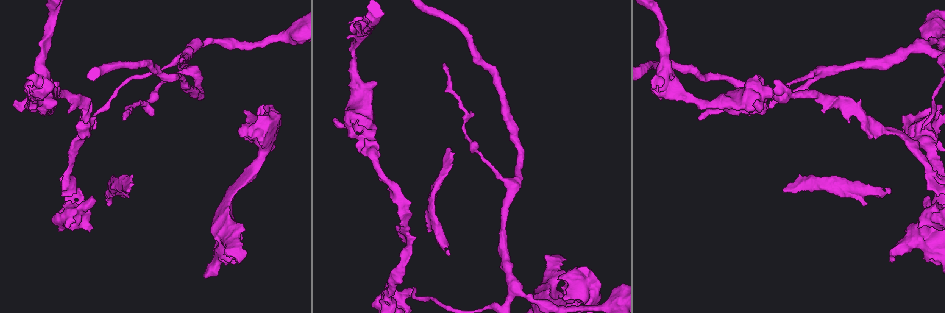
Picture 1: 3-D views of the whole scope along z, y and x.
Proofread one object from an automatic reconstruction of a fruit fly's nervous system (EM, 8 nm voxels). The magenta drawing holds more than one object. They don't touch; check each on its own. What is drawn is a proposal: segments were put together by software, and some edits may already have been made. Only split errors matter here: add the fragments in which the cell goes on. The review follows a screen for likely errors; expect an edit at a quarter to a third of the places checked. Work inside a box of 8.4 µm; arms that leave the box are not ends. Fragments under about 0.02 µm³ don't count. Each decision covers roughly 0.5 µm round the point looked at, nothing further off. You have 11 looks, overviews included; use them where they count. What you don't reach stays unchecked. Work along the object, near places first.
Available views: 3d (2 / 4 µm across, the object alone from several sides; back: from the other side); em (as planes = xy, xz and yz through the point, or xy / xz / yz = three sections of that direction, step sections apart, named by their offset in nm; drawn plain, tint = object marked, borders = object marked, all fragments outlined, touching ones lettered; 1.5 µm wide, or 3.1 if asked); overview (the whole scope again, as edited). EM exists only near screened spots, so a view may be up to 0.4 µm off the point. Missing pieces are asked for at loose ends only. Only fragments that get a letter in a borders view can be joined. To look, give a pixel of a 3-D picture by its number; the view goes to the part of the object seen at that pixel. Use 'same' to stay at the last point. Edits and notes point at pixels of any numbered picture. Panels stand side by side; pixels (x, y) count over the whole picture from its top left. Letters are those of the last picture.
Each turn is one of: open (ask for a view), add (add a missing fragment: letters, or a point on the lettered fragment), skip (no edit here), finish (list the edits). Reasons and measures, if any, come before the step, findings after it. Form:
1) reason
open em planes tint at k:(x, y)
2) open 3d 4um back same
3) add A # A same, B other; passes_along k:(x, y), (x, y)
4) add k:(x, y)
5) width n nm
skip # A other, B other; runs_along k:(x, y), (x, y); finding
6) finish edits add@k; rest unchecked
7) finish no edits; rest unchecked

branch stops here
open em planes borders at 1:(920, 224)

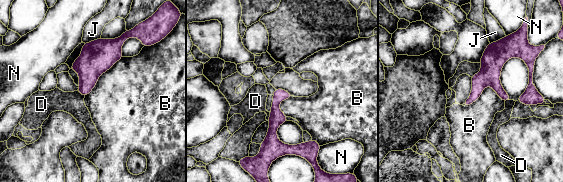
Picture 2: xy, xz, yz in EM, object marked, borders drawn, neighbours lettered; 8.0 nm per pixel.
skip # B other, D other, J other, N other; runs_along 2:(491, 45), (527, 62), (534, 97); no lettered fragment goes on from it

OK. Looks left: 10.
branch stops here
open 3d 2um at 1:(107, 205)

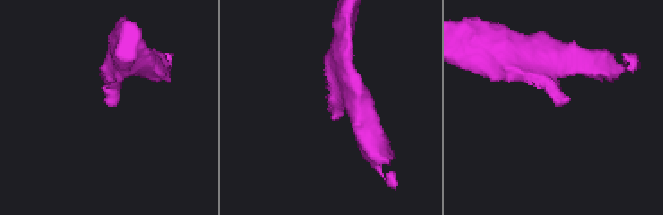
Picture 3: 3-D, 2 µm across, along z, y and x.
open em xy step 4 borders at 3:(108, 101)

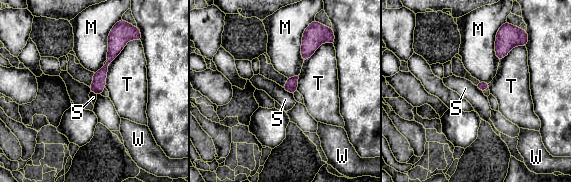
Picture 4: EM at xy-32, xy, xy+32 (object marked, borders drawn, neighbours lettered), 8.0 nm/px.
cut it another way
open em planes borders same

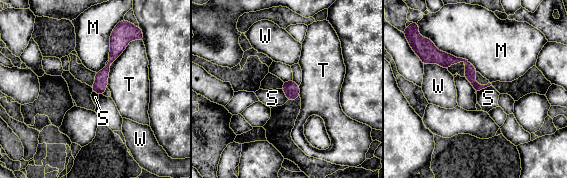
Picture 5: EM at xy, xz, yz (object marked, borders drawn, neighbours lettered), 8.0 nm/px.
skip # M other, S other, T other, W other; runs_along 5:(116, 32), (116, 50), (100, 92); no lettered fragment goes on from it

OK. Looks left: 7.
branch stops here
open 3d 2um at 1:(448, 147)

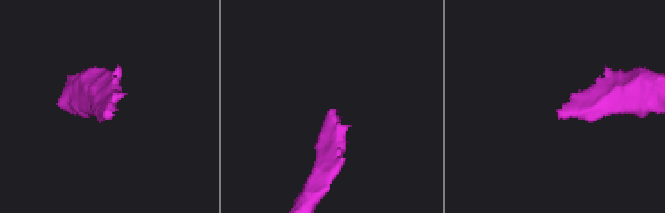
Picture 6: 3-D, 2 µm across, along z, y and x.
now the EM
open em planes borders at 6:(558, 109)

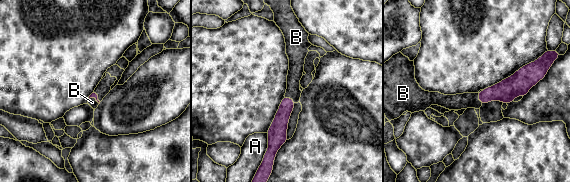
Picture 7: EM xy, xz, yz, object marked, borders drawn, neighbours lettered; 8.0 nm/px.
add B # A other, B same; it goes on there

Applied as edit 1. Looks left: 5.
tapers out
open em planes tint at 1:(442, 65)

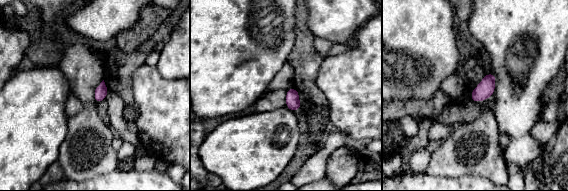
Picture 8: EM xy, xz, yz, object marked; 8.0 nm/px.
see the neighbours
open em planes borders same

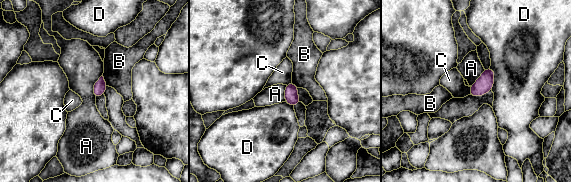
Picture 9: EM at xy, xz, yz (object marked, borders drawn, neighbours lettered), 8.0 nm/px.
longest_contact A 200 nm
skip # A other, B other, C other, D other; border 9:(102, 74), (93, 87), (95, 98); none of them fits

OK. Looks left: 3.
finish edits add@7; rest unchecked

